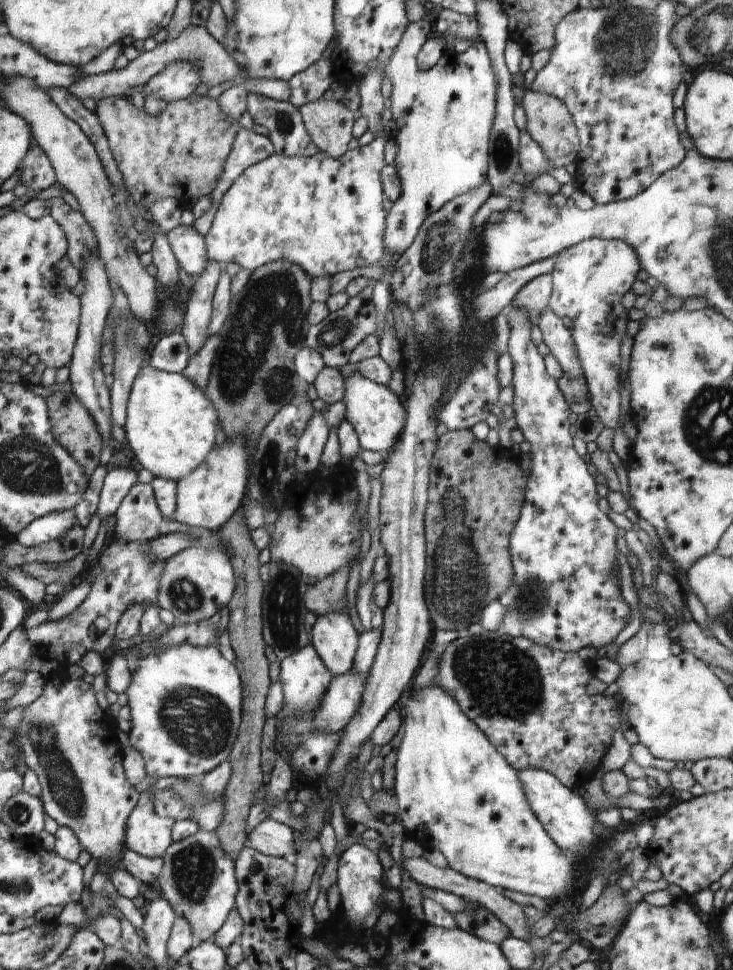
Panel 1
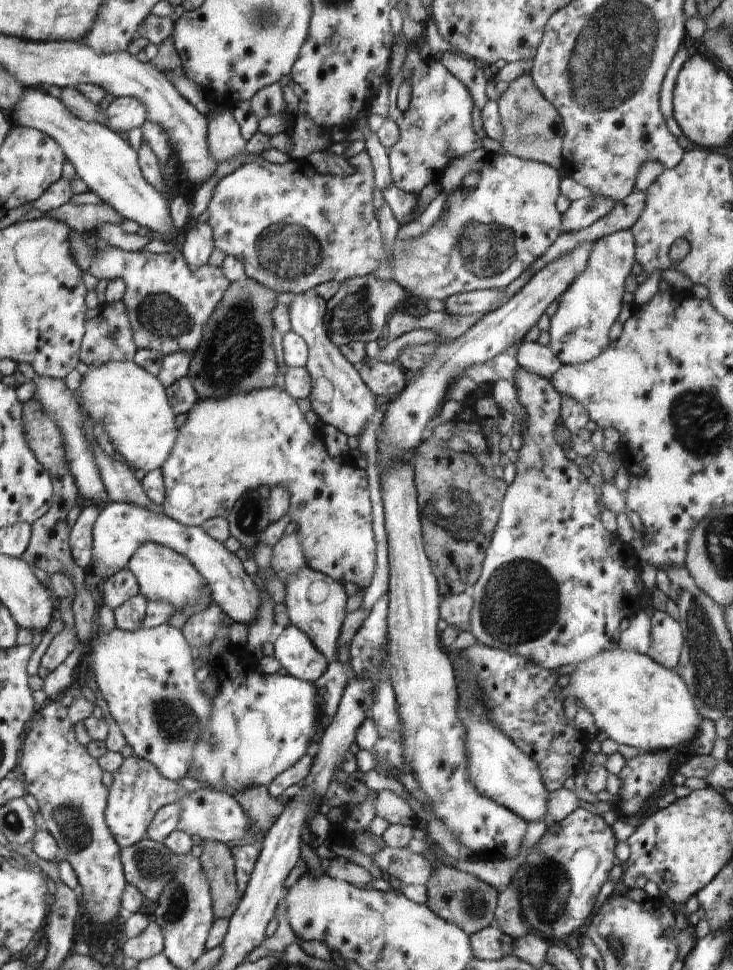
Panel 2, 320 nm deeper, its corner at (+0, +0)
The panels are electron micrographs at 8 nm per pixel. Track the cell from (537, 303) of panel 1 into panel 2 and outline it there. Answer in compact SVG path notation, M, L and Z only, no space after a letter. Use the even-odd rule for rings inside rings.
M482 289L477 291L468 291L466 294L456 294L454 298L444 299L444 308L446 312L453 315L467 314L486 314L491 310L500 298L503 297L505 290Z

